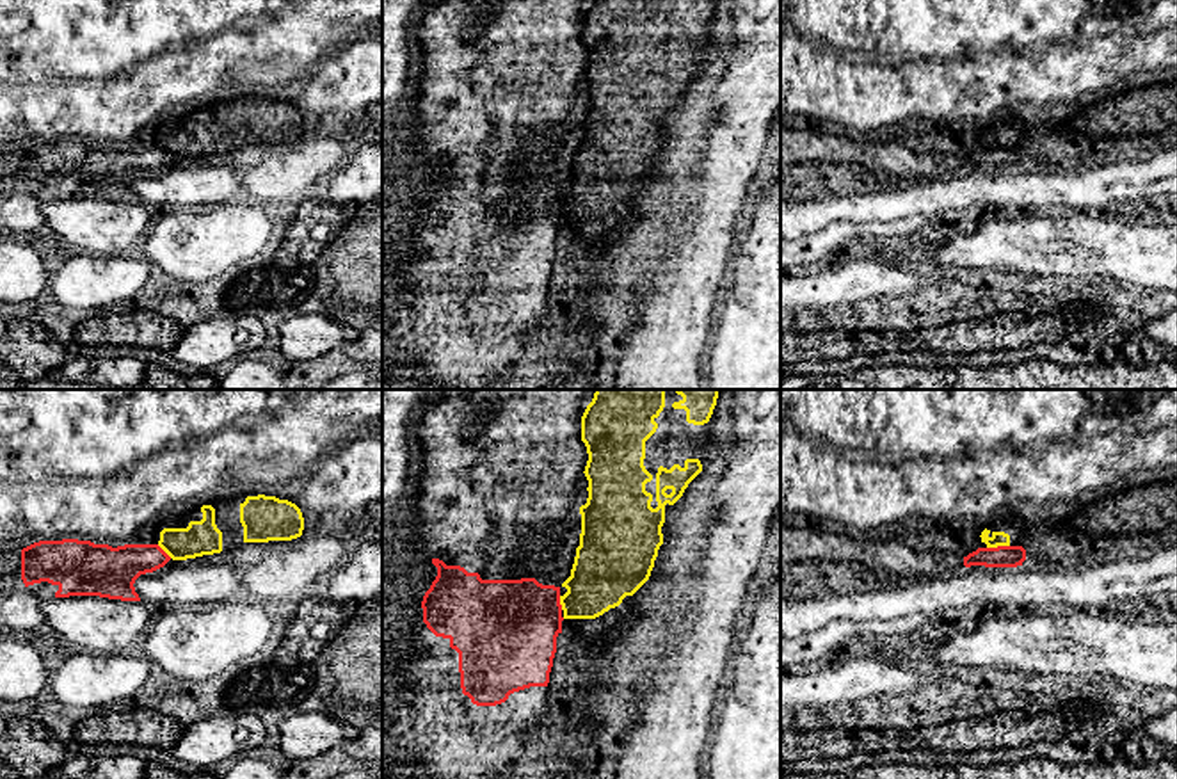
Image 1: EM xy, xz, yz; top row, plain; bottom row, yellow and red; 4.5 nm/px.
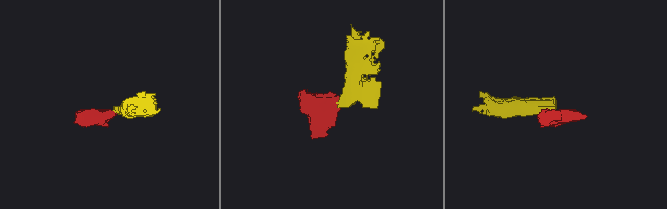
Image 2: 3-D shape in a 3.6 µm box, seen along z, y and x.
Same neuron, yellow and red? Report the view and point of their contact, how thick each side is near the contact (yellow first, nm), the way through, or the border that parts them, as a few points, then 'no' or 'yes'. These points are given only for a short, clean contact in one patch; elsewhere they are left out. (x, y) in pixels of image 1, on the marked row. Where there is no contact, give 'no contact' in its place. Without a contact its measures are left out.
meets yellow in yz at (998, 545); 60 nm thick on the yellow side, 100 nm on the other; border along yz (1008, 545), (987, 548); no

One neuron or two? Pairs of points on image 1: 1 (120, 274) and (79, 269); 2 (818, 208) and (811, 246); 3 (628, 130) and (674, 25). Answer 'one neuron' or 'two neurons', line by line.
1: one neuron
2: two neurons
3: one neuron

